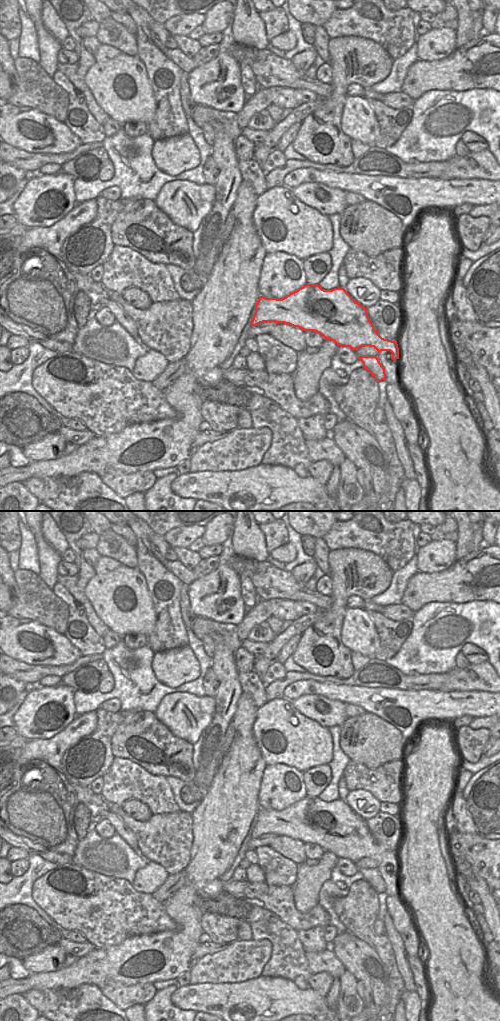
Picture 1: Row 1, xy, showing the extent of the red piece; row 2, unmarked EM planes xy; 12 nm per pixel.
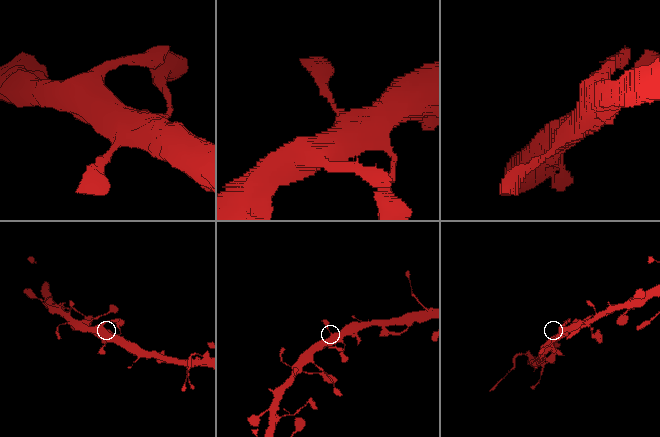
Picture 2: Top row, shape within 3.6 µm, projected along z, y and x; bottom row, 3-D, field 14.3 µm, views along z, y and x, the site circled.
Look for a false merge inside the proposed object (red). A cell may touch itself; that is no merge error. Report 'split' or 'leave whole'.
leave whole

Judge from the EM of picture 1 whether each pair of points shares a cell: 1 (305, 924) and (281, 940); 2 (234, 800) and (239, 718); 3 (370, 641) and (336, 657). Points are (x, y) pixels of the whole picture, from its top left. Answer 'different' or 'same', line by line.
1: different
2: same
3: different

